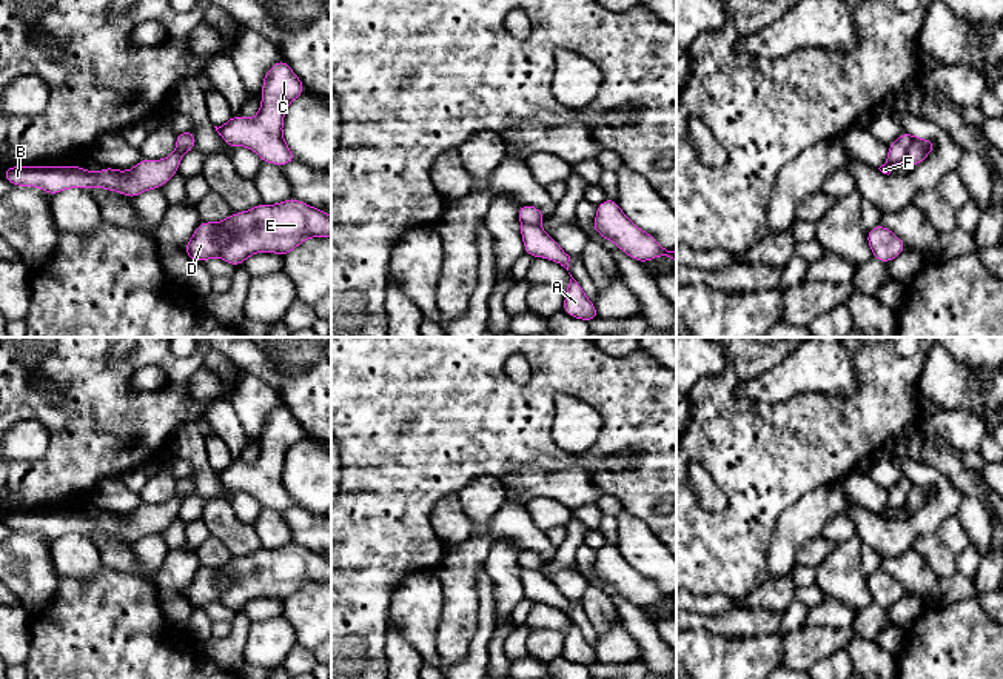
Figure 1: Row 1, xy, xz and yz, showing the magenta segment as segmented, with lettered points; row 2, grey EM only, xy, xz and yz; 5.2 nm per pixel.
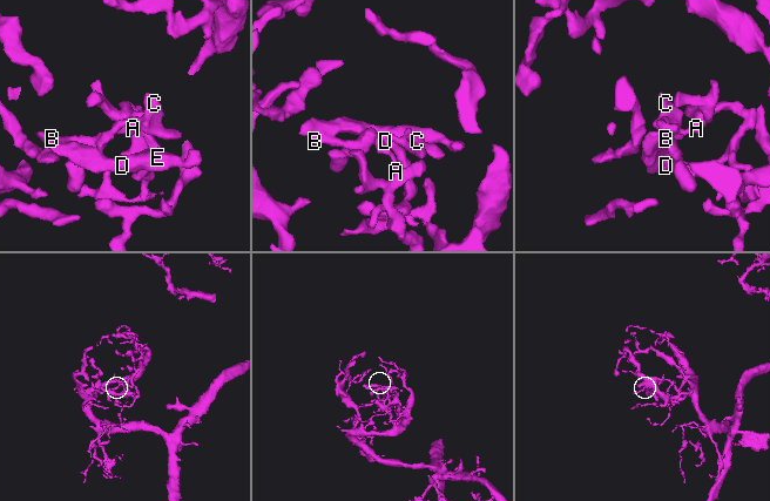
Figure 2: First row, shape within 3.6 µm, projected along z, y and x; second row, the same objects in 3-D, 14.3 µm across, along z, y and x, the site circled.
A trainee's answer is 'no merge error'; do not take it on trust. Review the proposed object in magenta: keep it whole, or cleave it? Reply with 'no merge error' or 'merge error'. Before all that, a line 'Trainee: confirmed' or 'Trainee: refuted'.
Trainee: confirmed
no merge error

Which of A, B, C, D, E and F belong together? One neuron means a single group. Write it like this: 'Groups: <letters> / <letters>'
Groups: A B C D E F

